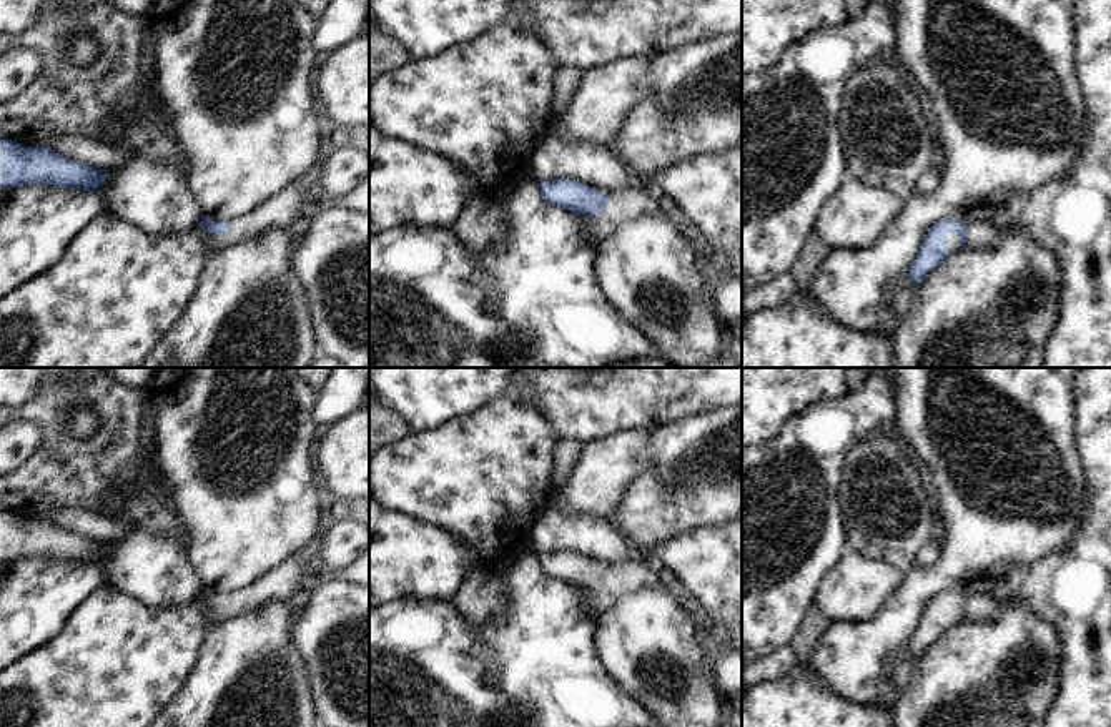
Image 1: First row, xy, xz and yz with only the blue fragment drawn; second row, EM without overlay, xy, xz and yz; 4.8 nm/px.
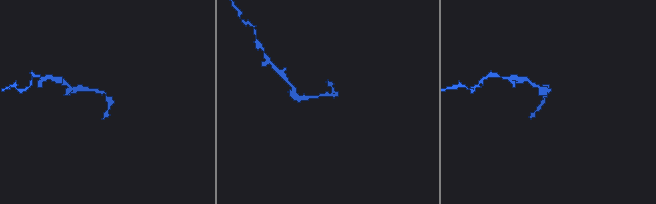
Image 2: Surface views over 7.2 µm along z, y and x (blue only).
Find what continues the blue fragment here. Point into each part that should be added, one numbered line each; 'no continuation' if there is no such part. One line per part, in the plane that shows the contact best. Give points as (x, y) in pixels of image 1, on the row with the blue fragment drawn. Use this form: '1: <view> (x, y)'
1: yz (953, 238)

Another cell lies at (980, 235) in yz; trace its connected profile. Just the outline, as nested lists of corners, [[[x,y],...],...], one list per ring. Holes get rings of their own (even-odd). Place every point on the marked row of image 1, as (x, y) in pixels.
[[[978,223],[966,226],[966,246],[968,248],[986,248],[996,236],[993,223]]]

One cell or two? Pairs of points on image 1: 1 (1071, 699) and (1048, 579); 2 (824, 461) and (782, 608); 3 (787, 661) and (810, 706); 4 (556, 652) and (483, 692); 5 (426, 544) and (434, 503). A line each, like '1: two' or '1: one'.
1: one
2: one
3: two
4: one
5: two

